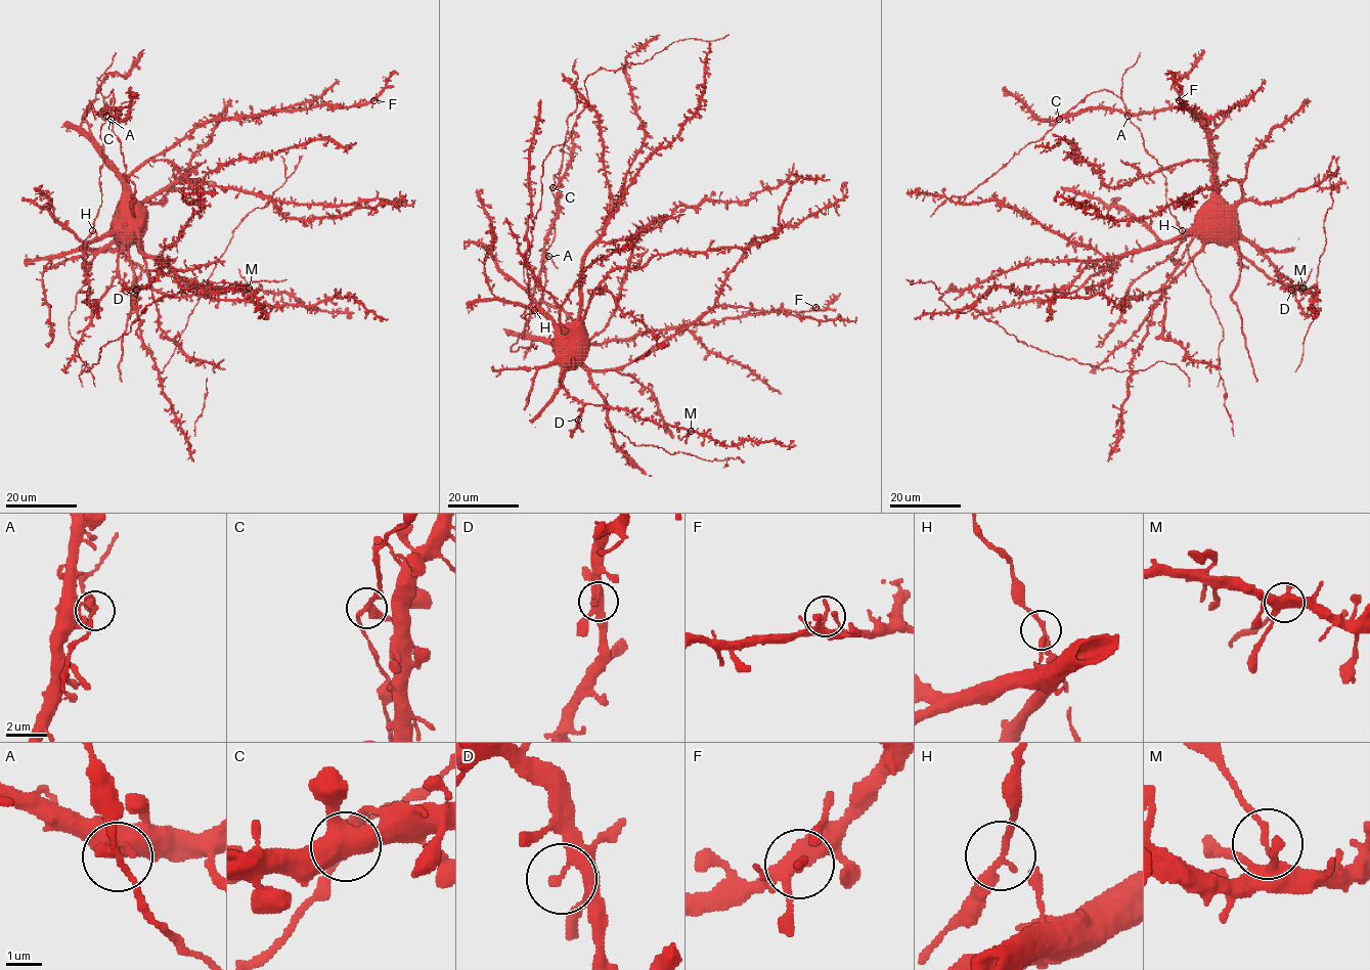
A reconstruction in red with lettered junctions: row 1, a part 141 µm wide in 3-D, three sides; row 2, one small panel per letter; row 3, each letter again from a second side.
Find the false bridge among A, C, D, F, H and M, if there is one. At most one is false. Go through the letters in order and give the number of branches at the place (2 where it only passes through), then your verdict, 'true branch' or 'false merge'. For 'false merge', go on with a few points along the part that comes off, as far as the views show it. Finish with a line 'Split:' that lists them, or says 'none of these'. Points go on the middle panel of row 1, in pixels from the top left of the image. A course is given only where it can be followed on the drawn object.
A: 3 | true branch
C: 3 | true branch
D: 3 | true branch
F: 3 | true branch
H: 3 | true branch
M: 3 | false merge
Split: M

